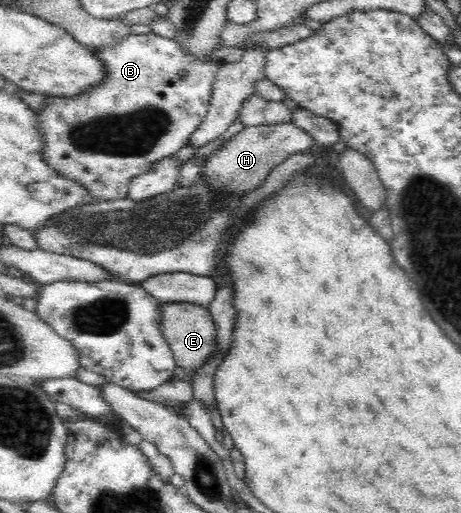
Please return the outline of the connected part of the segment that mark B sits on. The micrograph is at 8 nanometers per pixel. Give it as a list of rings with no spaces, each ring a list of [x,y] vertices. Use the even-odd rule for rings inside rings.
[[[154,32],[147,34],[130,34],[122,41],[114,42],[112,45],[104,47],[90,47],[93,50],[94,57],[97,57],[105,67],[105,76],[103,80],[88,88],[85,92],[72,97],[54,97],[47,96],[48,105],[44,109],[37,111],[38,131],[44,137],[44,151],[42,157],[44,161],[54,169],[55,173],[59,173],[66,179],[81,183],[86,189],[87,194],[93,197],[96,202],[101,201],[116,201],[118,199],[128,198],[128,184],[133,177],[140,176],[142,173],[148,173],[154,163],[158,163],[161,159],[170,157],[174,153],[178,153],[182,147],[187,145],[190,135],[200,125],[203,117],[210,109],[210,98],[212,86],[215,82],[215,75],[220,67],[218,62],[214,62],[214,57],[193,57],[179,46],[173,39],[160,37]]]

